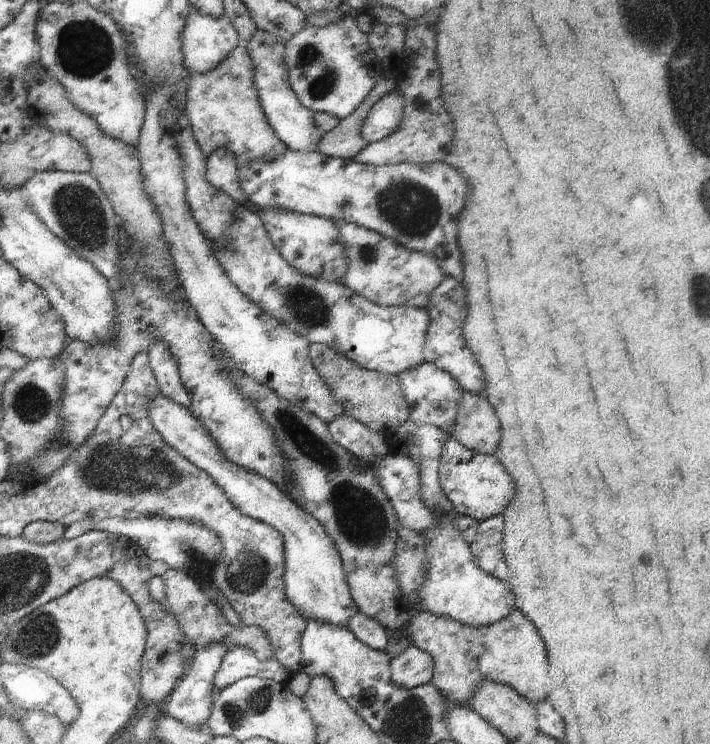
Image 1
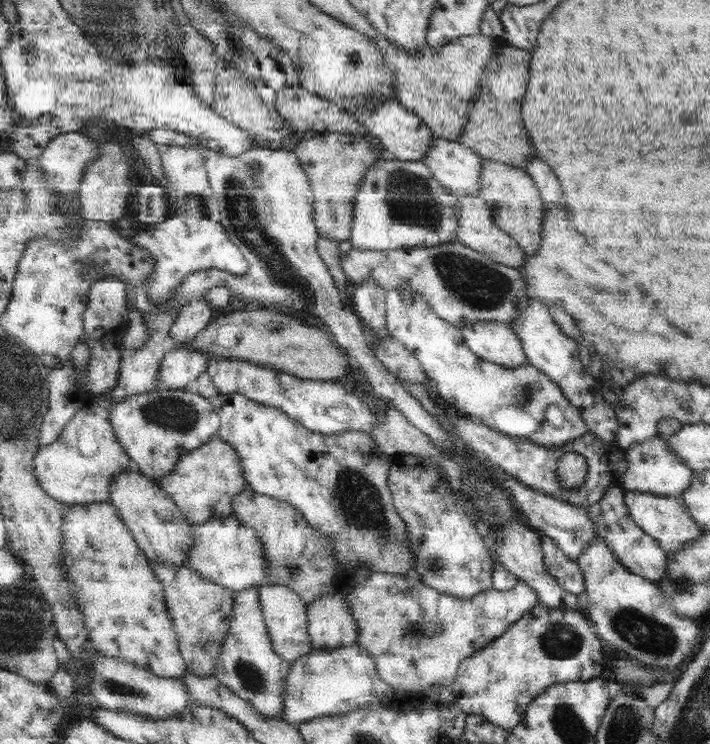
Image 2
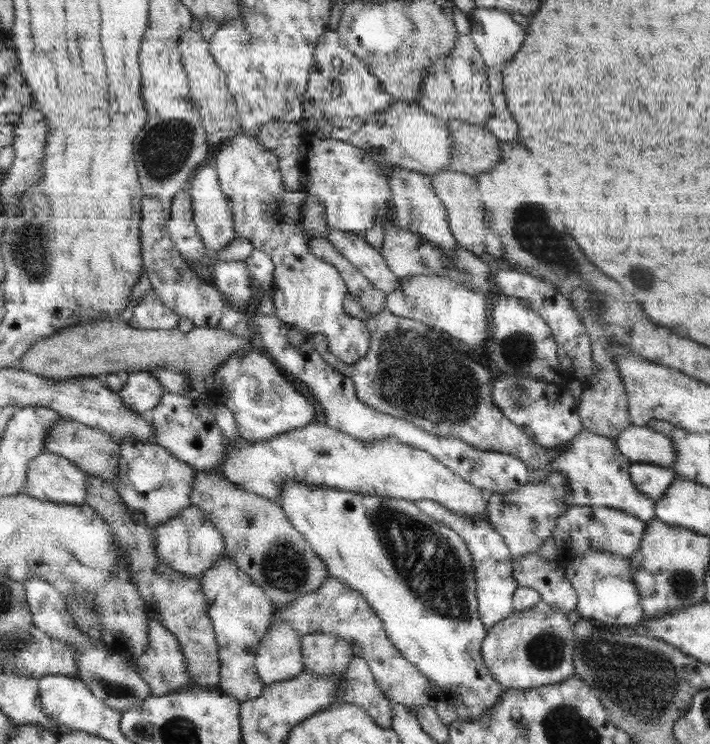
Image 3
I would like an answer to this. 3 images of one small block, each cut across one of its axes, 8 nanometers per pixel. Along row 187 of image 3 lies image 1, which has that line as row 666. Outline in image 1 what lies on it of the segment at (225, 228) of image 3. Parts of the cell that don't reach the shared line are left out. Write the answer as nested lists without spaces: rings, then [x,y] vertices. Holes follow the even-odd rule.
[[[211,644],[205,647],[198,647],[195,656],[190,662],[190,668],[185,676],[178,682],[178,686],[170,694],[167,703],[168,714],[171,717],[179,718],[191,725],[201,725],[208,722],[212,713],[213,700],[215,699],[215,678],[221,670],[223,660],[229,654],[229,648],[225,645]]]

